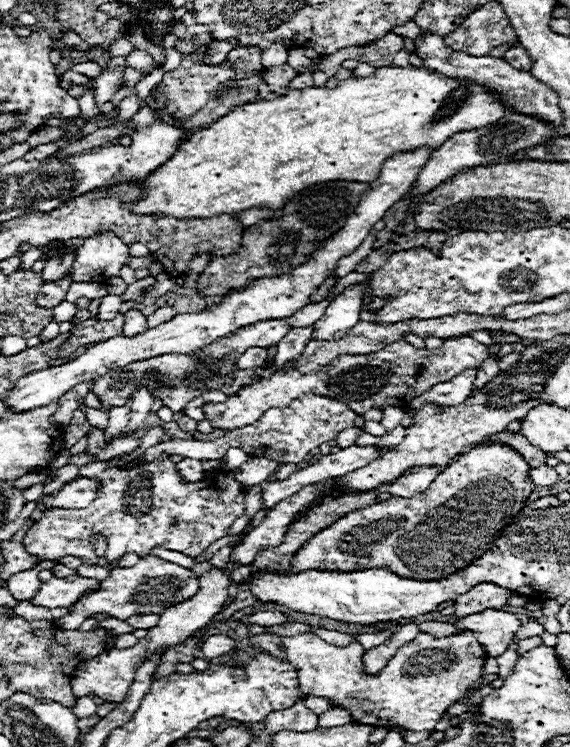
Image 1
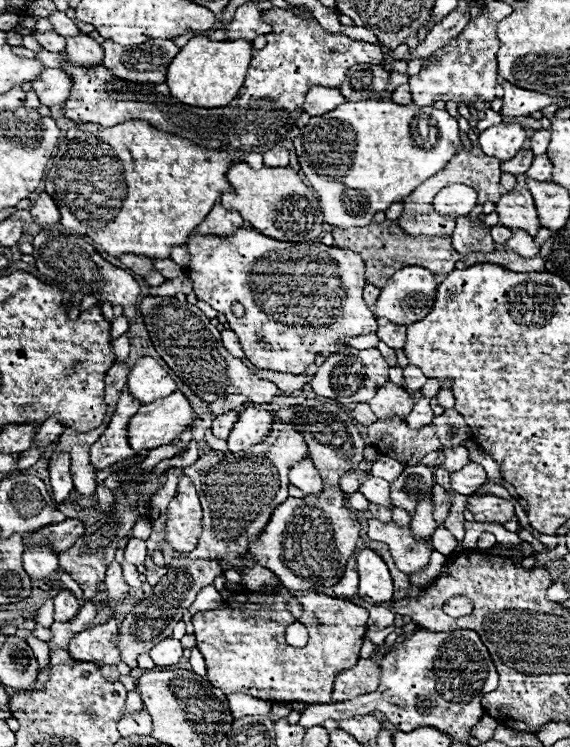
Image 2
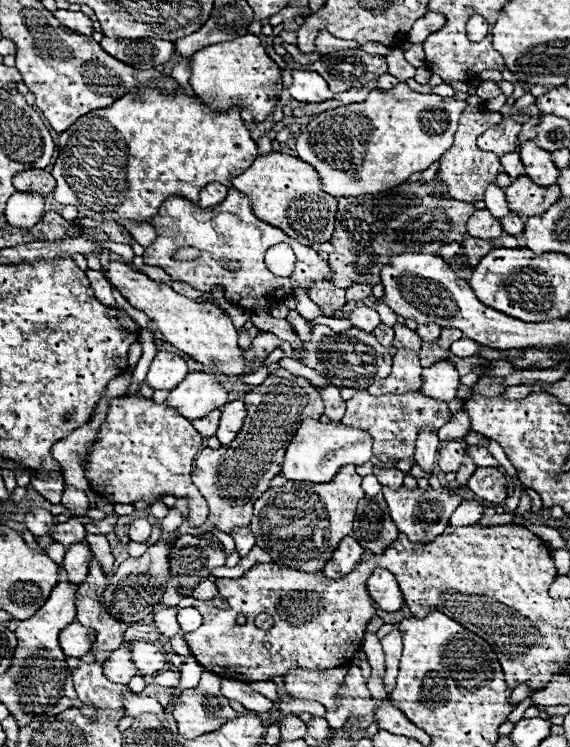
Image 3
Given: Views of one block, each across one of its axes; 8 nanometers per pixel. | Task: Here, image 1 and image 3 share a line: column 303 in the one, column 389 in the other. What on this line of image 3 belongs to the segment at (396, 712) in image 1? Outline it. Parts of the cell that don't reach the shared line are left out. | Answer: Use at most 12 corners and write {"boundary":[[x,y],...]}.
{"boundary":[[398,630],[382,638],[386,654],[384,684],[390,692],[396,684],[402,638]]}

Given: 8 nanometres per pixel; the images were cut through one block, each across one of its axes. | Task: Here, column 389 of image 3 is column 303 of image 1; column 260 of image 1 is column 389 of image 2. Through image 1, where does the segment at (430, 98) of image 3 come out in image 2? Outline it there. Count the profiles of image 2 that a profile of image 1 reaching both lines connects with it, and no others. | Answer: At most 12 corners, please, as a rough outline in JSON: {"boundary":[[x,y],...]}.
{"boundary":[[344,102],[294,138],[326,222],[370,224],[460,146],[446,110]]}

